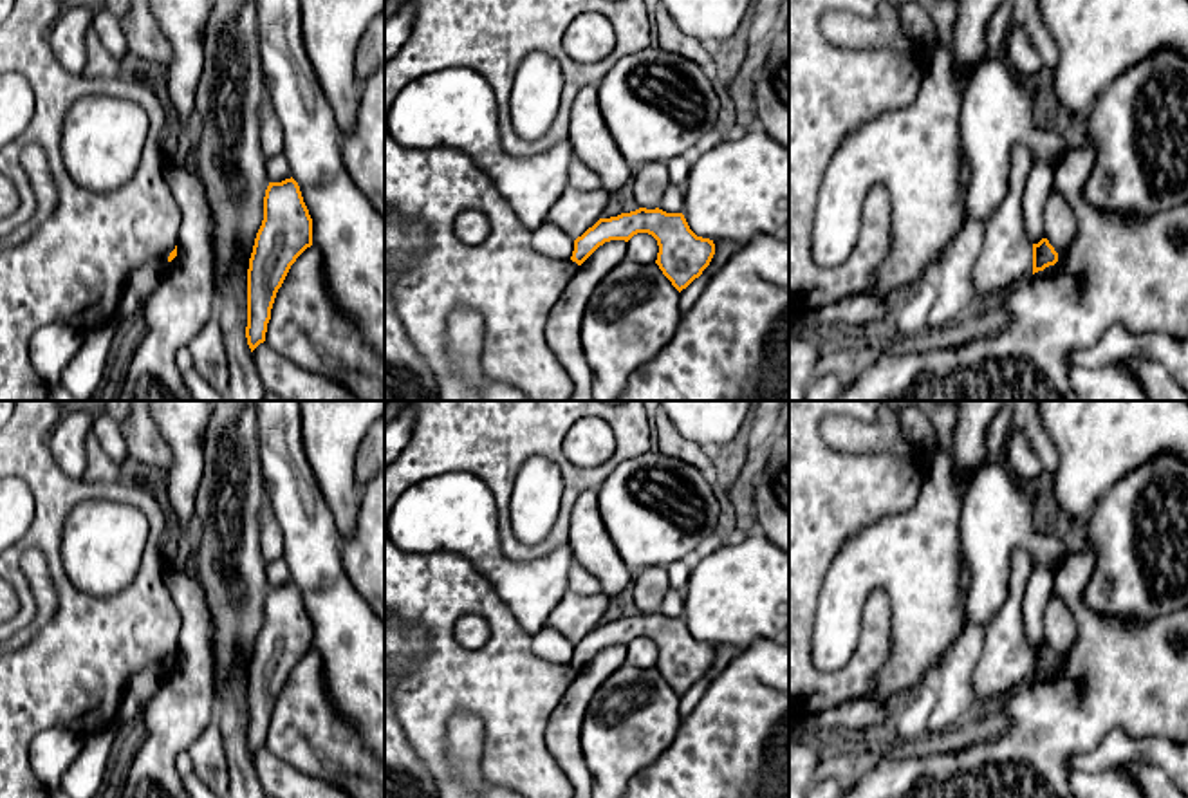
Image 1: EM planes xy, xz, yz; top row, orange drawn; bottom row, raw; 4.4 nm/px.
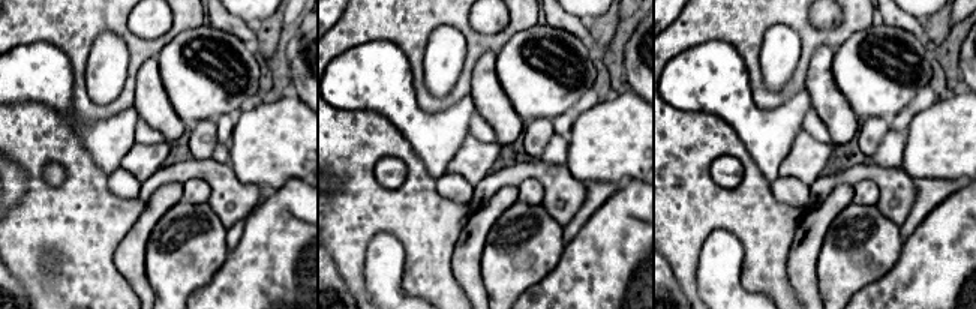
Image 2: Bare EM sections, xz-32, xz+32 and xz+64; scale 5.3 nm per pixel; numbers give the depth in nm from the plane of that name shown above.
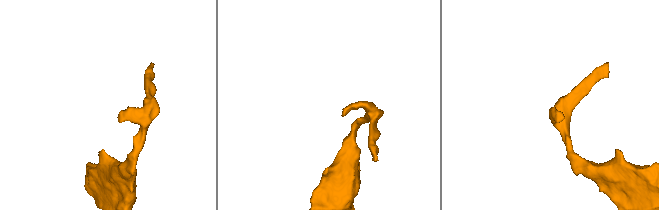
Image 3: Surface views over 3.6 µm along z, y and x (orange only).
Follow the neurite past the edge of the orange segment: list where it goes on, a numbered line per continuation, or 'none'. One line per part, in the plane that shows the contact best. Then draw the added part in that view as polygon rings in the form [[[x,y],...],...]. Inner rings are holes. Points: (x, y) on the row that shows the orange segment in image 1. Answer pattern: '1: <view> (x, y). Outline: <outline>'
none

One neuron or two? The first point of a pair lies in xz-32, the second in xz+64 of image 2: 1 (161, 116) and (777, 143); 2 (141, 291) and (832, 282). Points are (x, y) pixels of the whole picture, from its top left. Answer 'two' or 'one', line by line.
1: two
2: two

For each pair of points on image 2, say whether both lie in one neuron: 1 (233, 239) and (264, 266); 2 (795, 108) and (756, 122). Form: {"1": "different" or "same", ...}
{"1": "different", "2": "same"}

